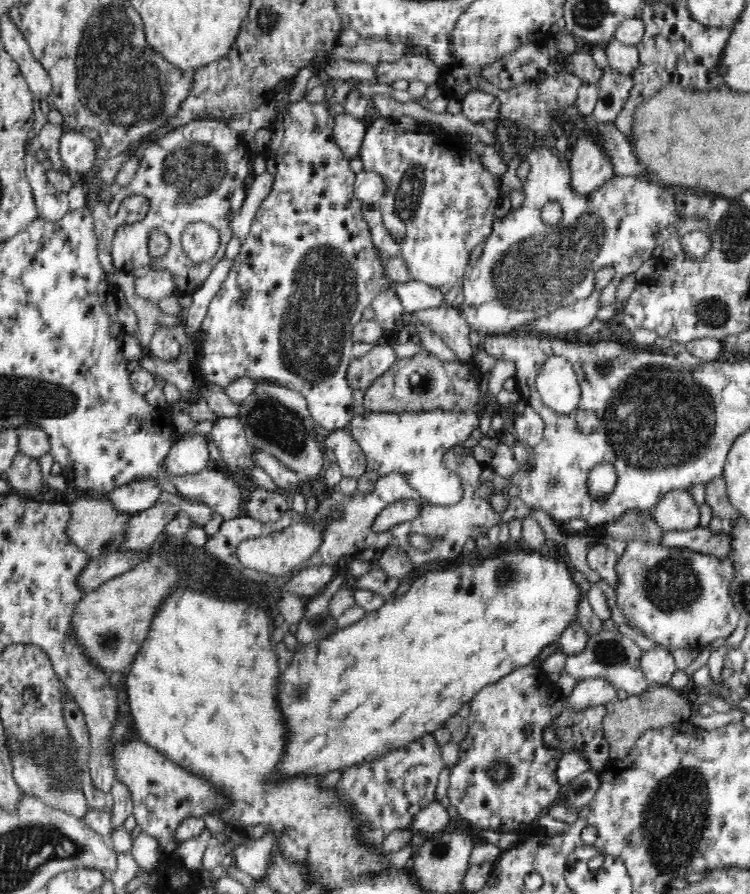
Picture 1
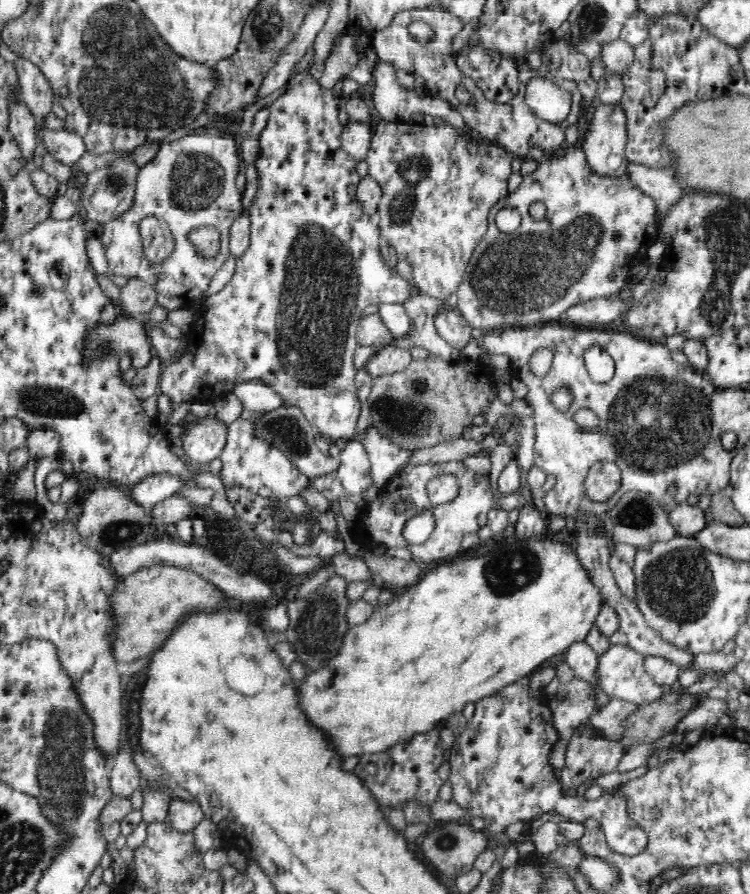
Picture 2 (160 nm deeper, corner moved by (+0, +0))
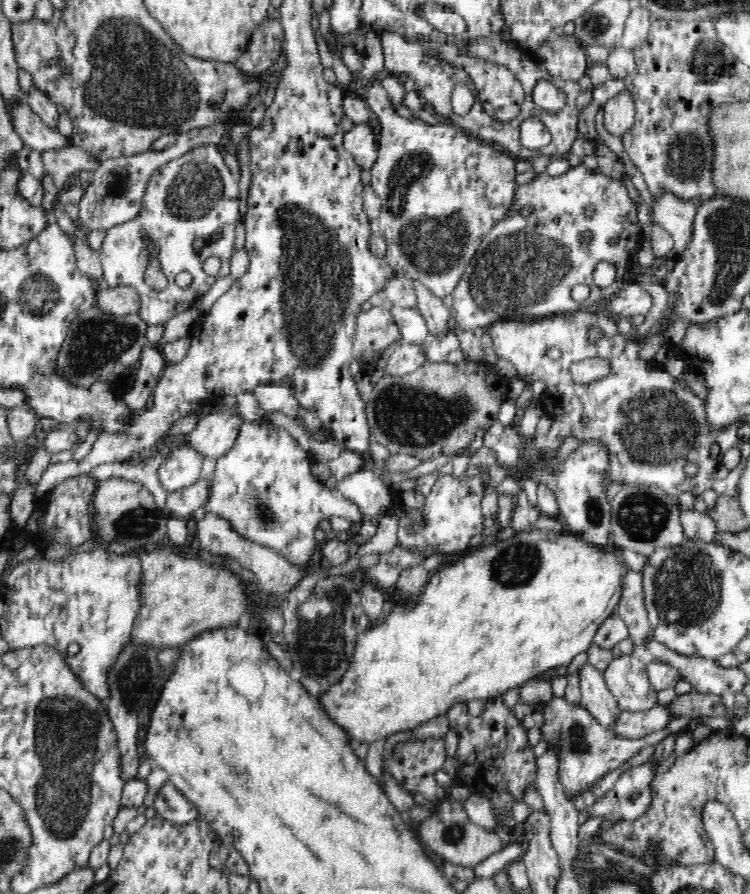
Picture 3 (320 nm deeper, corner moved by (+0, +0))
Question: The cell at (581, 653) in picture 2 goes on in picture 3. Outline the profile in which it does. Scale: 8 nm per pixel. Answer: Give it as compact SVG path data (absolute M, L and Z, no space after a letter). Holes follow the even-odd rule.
M588 661L577 672L580 676L581 706L600 724L611 728L614 720L618 720L621 709L607 688L603 672Z

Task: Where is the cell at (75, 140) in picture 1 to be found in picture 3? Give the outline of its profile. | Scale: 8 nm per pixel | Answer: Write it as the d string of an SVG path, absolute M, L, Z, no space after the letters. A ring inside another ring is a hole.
M20 102L14 108L11 123L14 130L22 137L23 144L42 153L46 150L62 150L72 146L71 137L50 128L44 121L34 114L26 103Z

